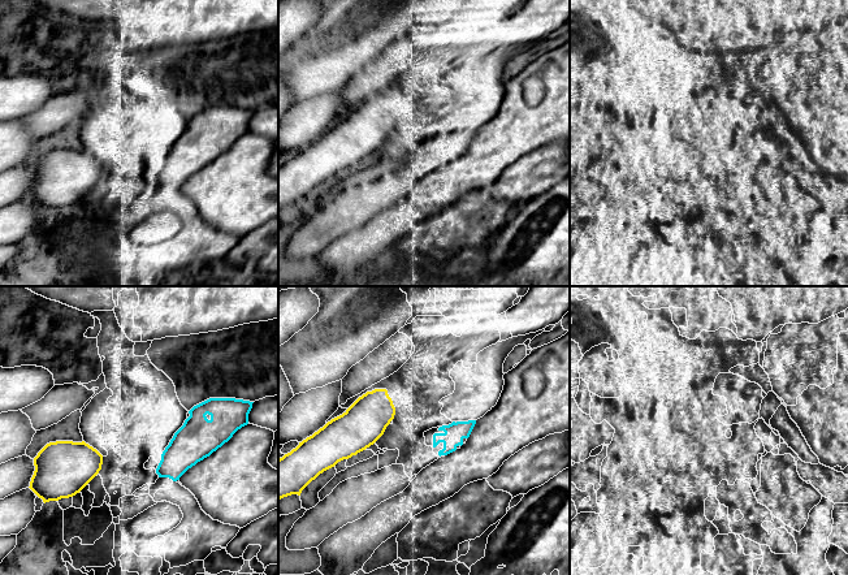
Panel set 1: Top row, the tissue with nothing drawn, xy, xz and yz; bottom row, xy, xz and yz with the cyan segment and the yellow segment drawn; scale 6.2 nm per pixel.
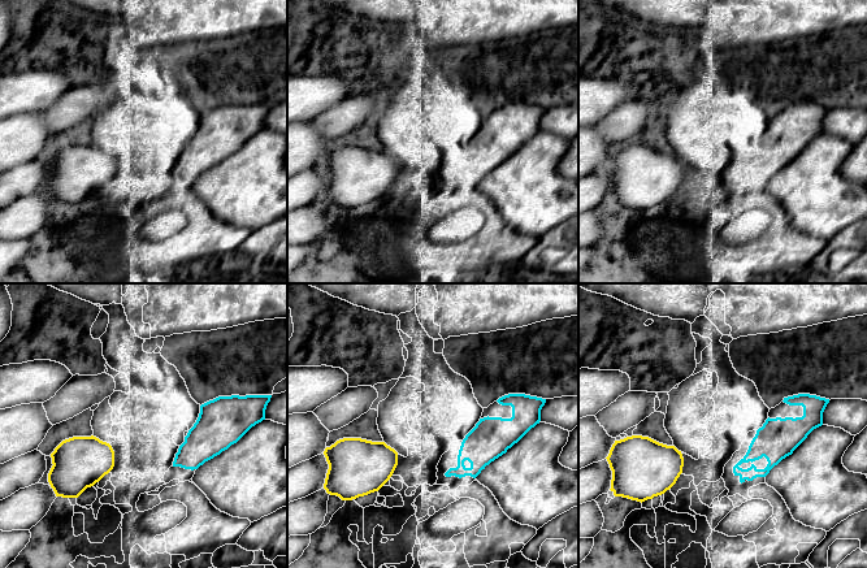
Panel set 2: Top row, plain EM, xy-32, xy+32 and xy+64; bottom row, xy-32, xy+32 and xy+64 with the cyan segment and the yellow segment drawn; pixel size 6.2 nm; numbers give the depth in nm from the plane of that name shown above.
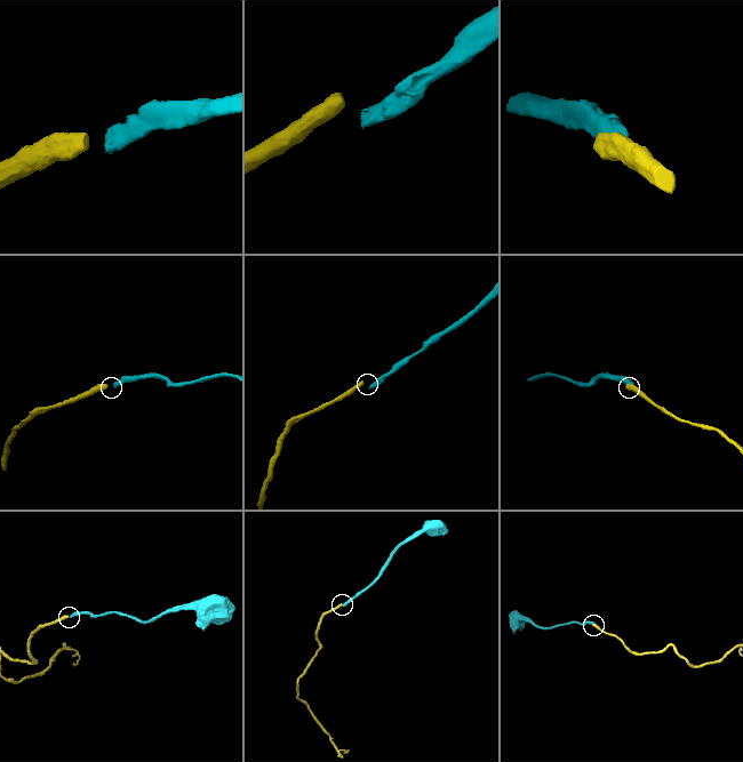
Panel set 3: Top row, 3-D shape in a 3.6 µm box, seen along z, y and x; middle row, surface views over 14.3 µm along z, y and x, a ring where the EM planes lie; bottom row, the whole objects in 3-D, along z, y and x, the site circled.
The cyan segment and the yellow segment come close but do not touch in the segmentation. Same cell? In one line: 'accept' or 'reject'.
reject

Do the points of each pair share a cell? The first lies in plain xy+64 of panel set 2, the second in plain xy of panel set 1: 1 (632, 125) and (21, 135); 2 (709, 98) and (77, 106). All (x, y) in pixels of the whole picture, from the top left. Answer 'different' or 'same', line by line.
1: different
2: different

